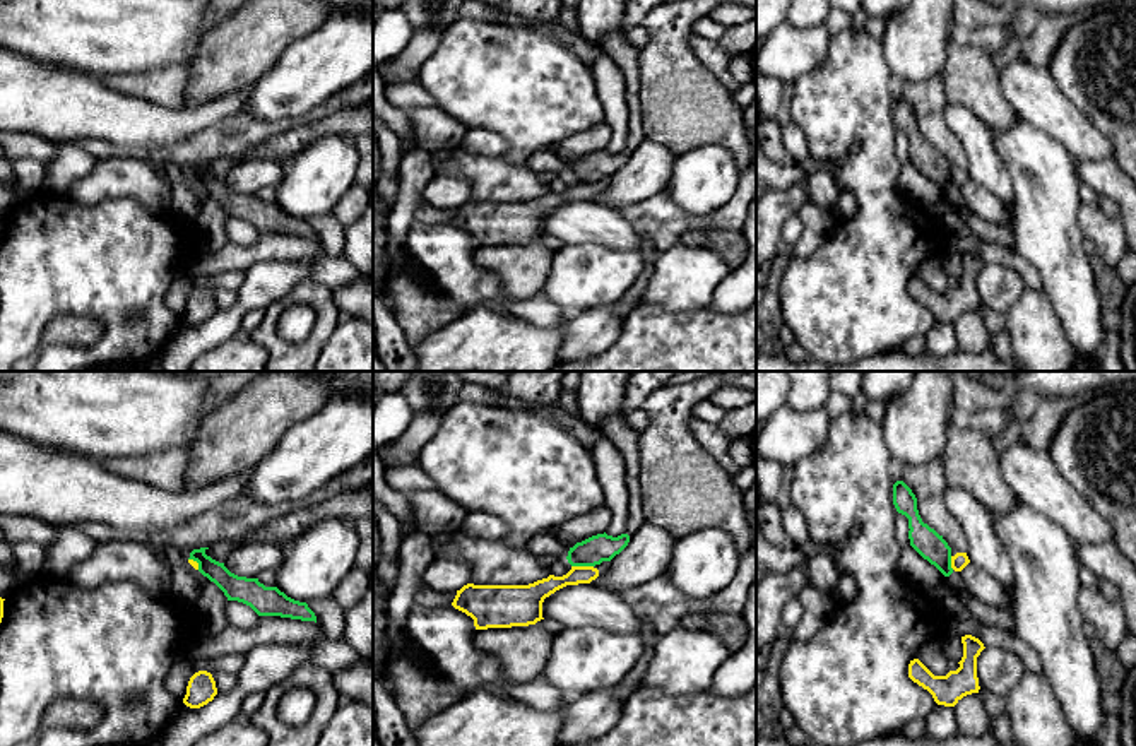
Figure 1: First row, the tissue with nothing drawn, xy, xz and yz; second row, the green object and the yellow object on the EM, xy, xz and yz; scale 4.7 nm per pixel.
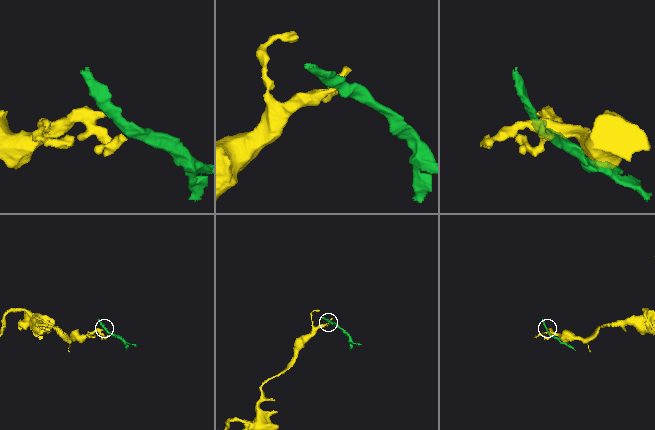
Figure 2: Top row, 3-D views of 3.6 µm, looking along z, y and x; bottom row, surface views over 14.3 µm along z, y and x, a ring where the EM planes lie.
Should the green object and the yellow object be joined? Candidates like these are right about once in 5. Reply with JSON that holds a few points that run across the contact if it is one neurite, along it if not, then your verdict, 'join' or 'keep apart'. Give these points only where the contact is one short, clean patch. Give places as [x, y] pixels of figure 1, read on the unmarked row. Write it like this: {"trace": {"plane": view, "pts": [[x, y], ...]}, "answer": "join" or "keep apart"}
{"trace": {"plane": "xz", "pts": [[572, 182], [592, 183]]}, "answer": "keep apart"}

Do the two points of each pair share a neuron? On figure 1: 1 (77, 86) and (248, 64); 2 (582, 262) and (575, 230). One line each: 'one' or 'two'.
1: two
2: two

